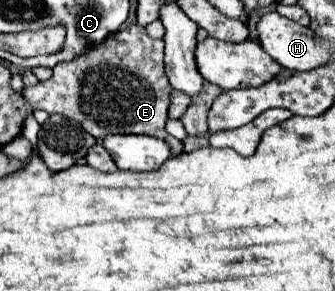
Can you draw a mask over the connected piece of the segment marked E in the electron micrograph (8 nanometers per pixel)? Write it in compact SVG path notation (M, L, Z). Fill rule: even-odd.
M132 25L110 35L88 55L72 63L60 63L48 81L24 87L24 99L34 109L76 119L96 139L104 139L112 133L144 133L164 139L172 155L180 155L184 151L182 141L168 135L164 129L172 87L164 75L162 53L164 39L152 39L144 27ZM96 55L100 55L100 63L96 63Z

